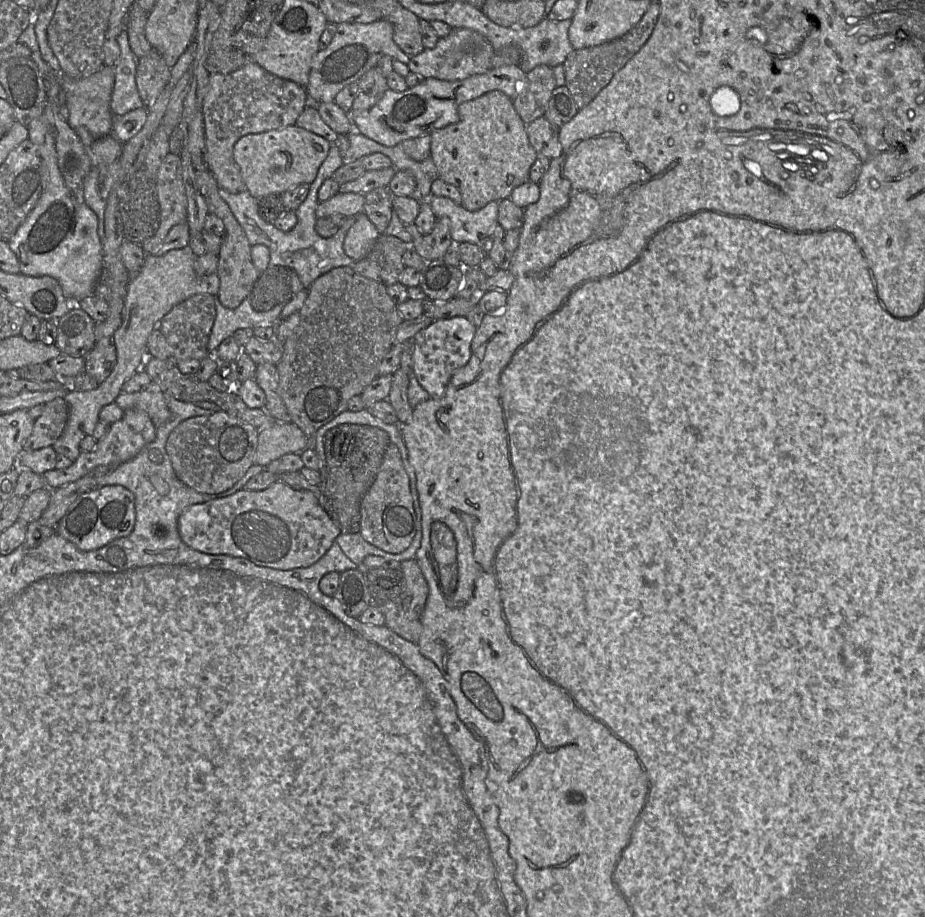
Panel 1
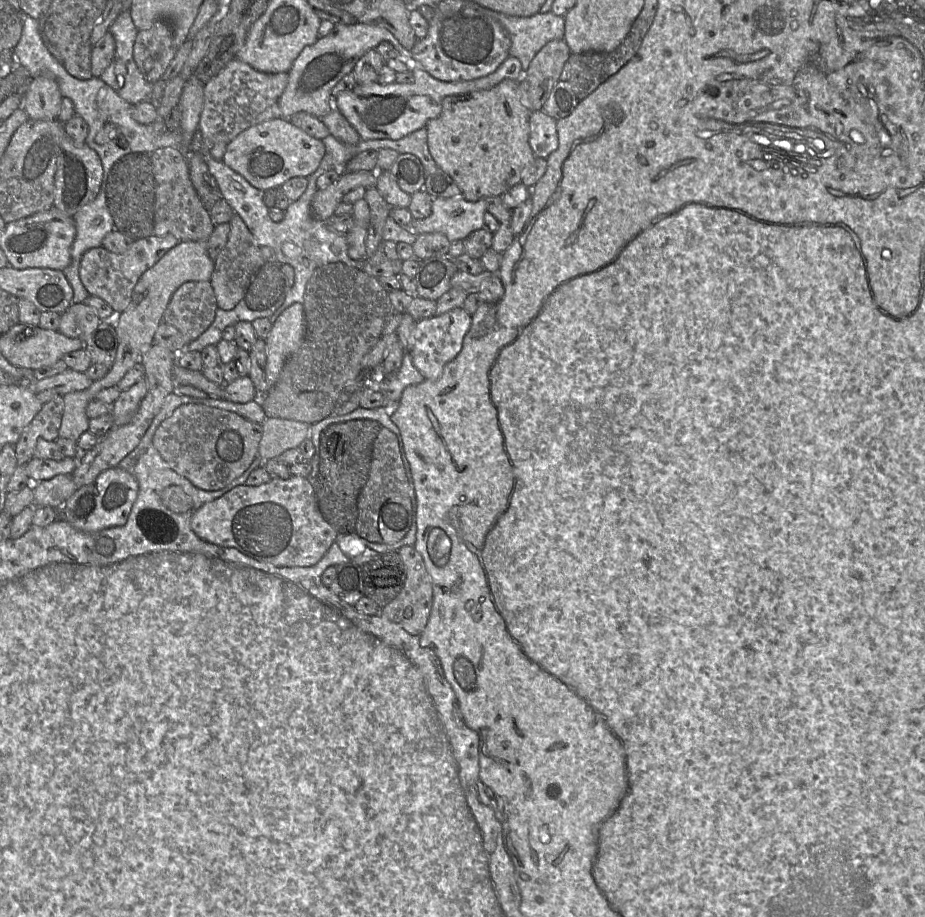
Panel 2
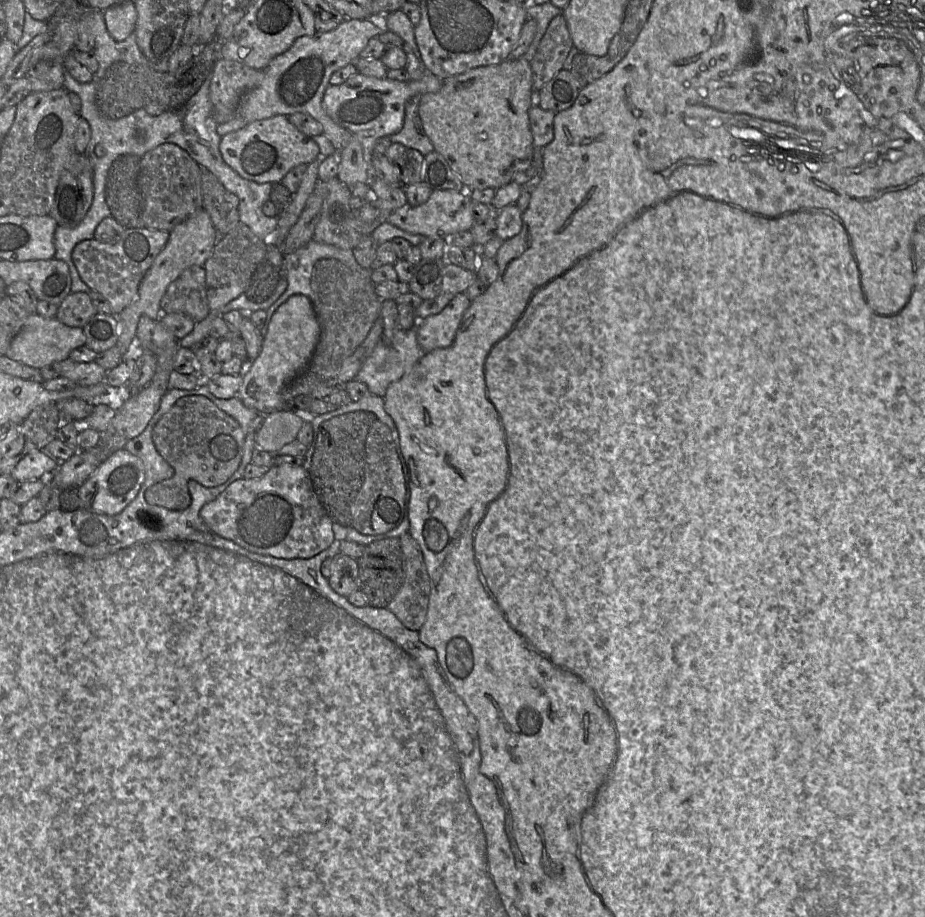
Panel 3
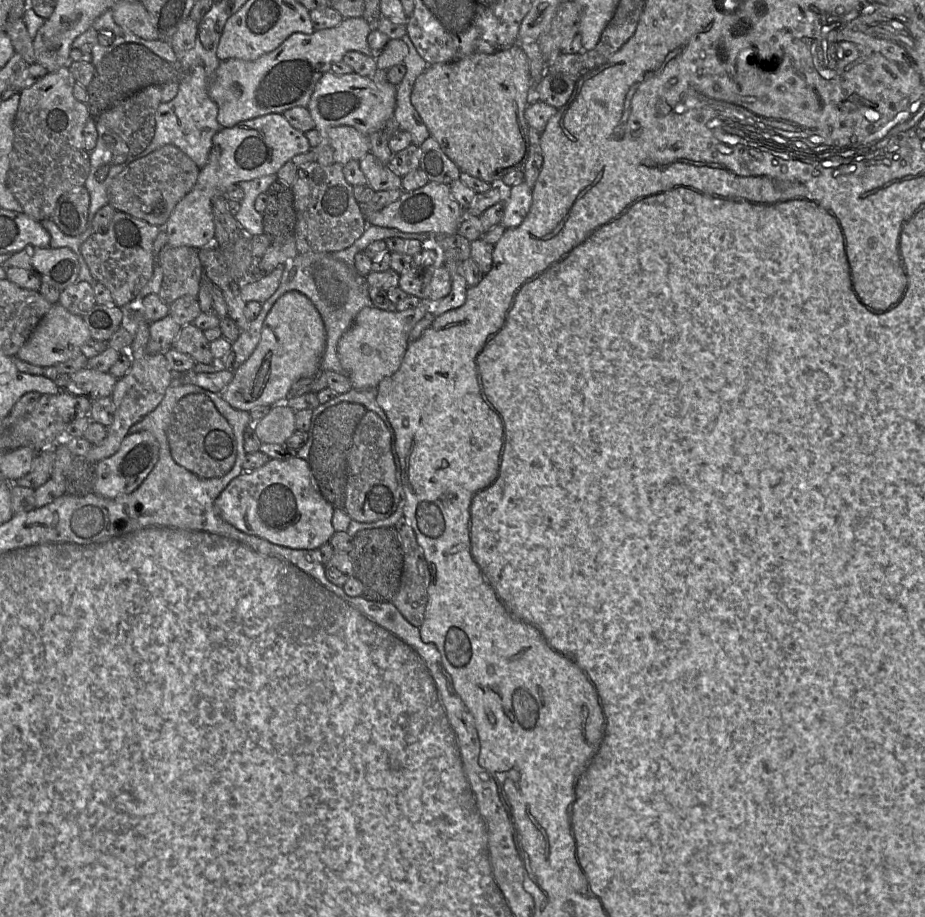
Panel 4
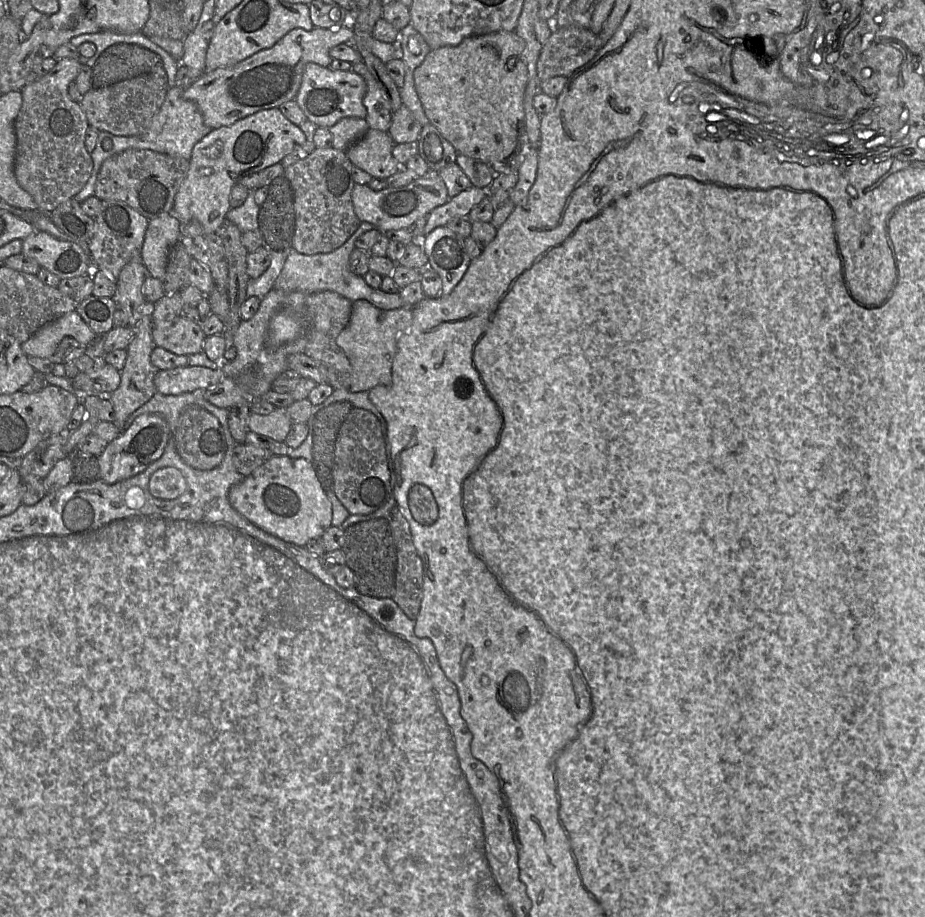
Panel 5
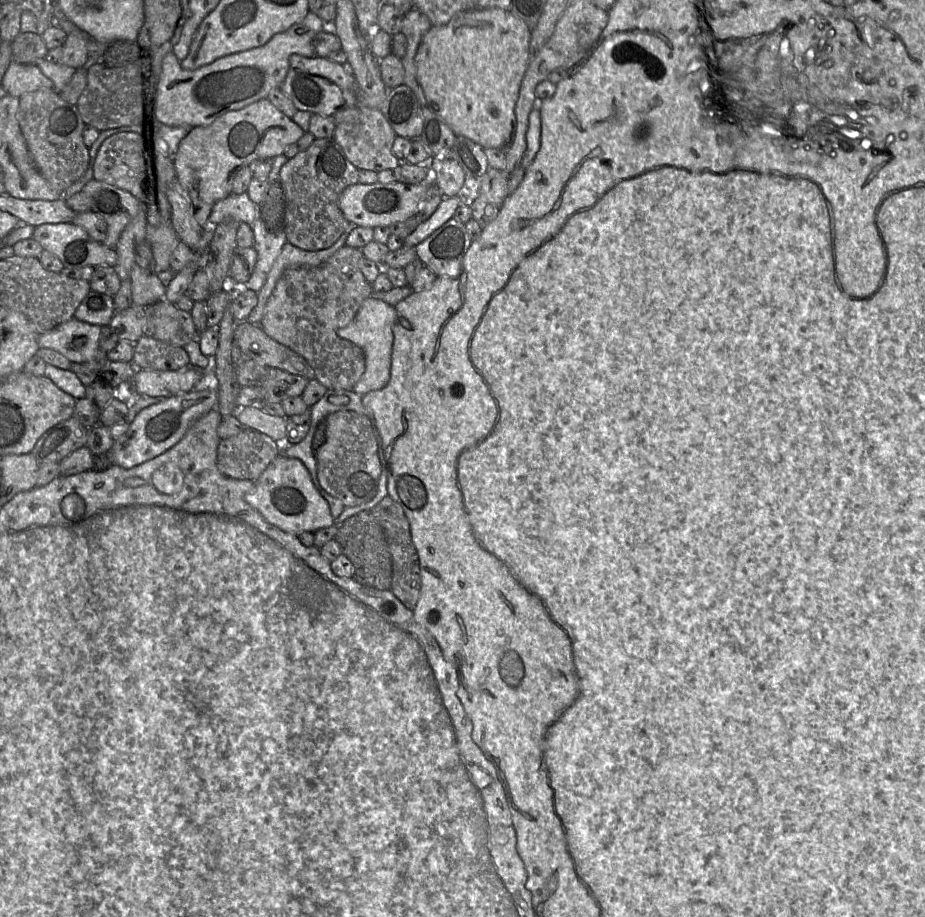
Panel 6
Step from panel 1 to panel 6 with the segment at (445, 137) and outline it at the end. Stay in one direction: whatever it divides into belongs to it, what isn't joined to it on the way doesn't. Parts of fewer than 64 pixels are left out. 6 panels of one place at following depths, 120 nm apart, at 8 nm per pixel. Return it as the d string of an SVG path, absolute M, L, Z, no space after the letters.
M509 9L466 10L444 26L432 26L423 36L415 57L416 80L428 107L455 135L466 137L482 148L506 149L515 131L515 107L521 81L532 59L529 42L530 29Z

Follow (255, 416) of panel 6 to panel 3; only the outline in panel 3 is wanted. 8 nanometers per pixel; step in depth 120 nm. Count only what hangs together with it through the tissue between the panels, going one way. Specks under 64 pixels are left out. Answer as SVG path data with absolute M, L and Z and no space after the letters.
M289 409L266 414L261 426L256 430L255 447L271 454L297 439L305 418Z

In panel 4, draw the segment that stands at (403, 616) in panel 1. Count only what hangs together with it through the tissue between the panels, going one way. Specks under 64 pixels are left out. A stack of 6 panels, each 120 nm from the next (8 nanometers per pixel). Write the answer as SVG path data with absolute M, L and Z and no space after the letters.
M401 518L395 528L401 538L404 562L400 587L392 603L410 624L420 629L428 601L430 572L411 525Z

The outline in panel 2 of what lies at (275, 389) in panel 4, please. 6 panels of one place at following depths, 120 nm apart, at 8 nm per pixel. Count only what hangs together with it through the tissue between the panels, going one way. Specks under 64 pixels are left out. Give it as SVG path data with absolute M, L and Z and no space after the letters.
M301 303L289 306L273 323L265 340L265 379L268 389L277 382L288 358L300 348L305 329L304 305Z

